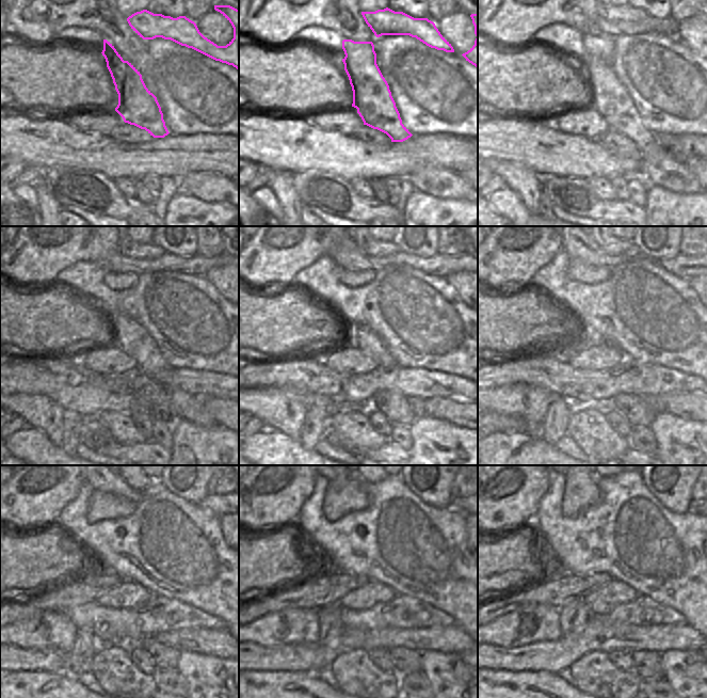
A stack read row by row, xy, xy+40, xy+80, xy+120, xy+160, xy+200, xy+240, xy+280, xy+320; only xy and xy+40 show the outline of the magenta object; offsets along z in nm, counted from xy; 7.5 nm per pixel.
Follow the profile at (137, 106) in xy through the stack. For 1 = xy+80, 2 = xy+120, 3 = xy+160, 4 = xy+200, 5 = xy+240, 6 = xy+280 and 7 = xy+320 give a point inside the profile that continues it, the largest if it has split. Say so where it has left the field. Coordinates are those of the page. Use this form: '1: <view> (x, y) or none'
1: xy+80 (608, 95)
2: xy+120 (128, 334)
3: xy+160 (364, 338)
4: xy+200 (577, 271)
5: xy+240 (101, 505)
6: xy+280 (343, 494)
7: xy+320 (580, 492)

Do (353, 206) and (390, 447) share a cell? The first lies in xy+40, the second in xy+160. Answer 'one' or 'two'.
one

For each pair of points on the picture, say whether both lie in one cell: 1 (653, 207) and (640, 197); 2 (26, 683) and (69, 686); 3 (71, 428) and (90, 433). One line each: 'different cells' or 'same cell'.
1: different cells
2: same cell
3: different cells

